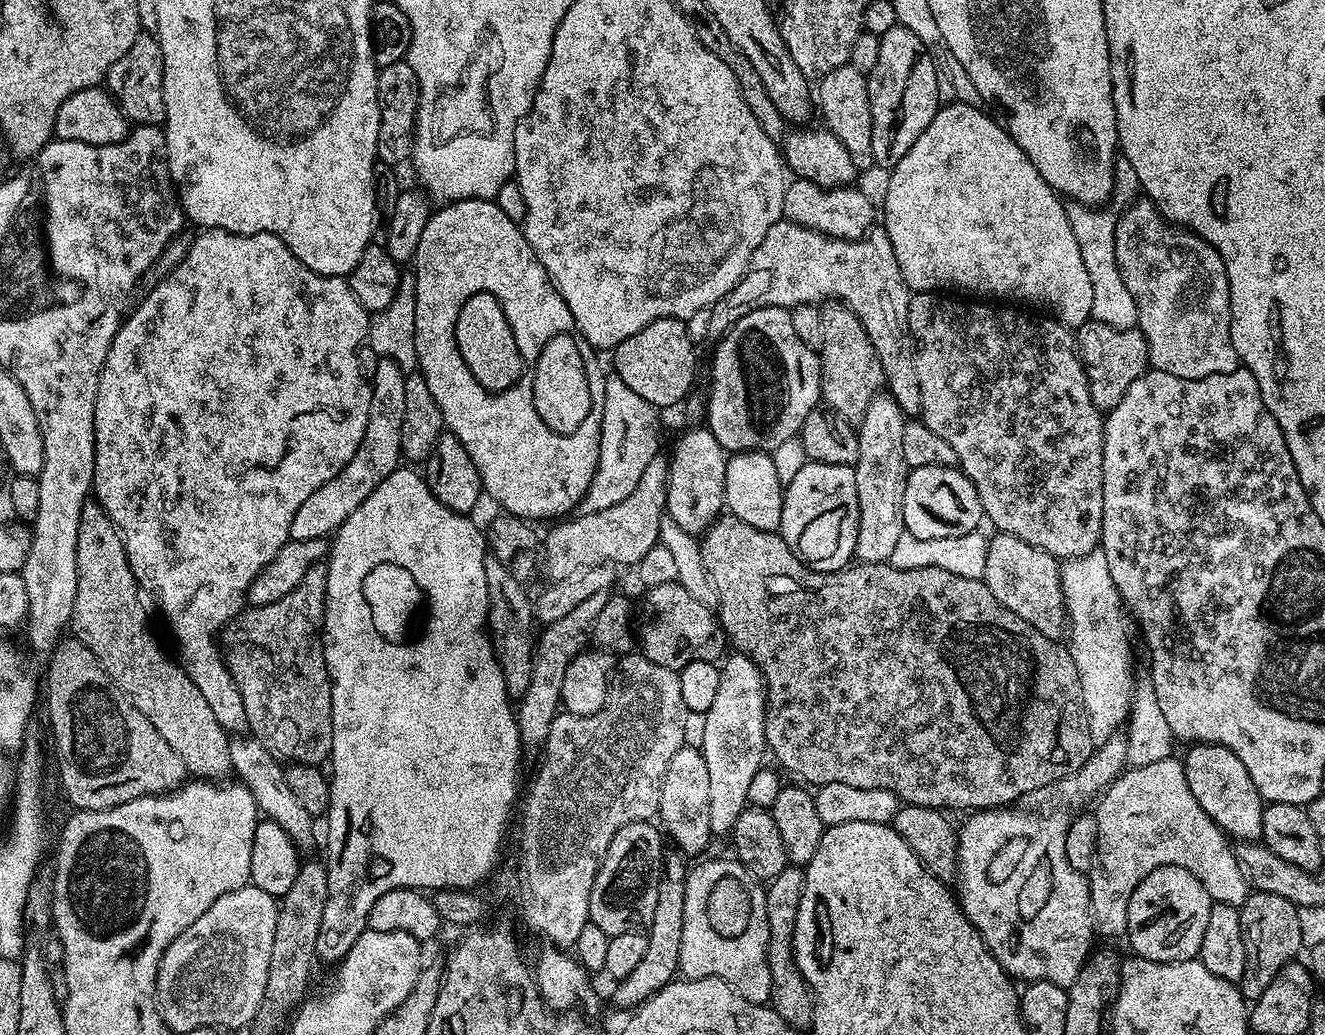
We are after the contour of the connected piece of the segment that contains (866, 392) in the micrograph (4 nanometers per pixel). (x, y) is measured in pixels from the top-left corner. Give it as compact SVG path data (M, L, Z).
M828 302L819 309L821 320L820 395L832 411L853 422L866 414L866 406L885 387L878 354L854 310L843 302Z

